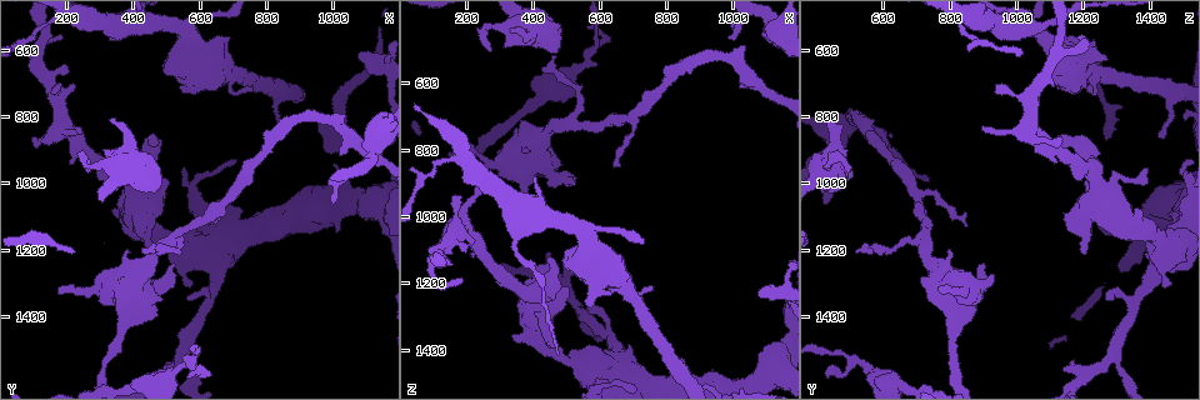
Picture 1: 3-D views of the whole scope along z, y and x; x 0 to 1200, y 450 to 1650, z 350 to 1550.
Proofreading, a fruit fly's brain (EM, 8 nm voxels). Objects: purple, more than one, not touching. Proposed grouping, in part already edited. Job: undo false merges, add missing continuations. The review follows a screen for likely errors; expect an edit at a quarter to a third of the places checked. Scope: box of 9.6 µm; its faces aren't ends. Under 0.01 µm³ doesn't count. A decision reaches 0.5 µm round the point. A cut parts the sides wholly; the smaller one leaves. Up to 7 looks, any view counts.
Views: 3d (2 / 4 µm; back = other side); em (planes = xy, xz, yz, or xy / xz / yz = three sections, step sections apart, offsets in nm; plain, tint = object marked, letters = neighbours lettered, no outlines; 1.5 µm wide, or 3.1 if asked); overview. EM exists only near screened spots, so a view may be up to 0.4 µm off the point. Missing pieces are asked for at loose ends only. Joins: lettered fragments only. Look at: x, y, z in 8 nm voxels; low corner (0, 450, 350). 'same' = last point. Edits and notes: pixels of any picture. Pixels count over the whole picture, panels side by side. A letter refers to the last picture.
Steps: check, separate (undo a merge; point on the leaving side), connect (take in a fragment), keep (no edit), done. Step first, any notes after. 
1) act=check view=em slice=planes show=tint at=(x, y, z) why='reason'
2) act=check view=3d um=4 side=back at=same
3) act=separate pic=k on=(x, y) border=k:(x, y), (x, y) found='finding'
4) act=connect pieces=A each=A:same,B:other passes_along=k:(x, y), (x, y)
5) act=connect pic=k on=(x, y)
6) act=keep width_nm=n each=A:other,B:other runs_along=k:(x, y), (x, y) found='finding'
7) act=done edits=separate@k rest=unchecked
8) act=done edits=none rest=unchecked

act=check view=em slice=yz step=4 show=letters at=(500, 1550, 1140) why='branch stops here'

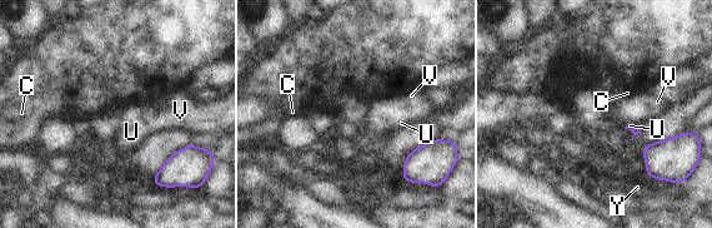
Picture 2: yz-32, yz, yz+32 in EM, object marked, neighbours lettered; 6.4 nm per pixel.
act=check view=em slice=planes show=letters at=same why='another direction'

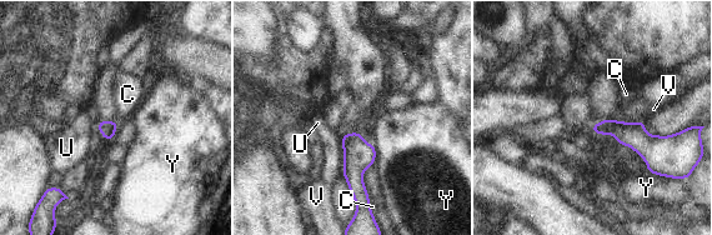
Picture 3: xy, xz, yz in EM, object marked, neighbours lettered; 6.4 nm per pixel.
act=keep each=C:other,U:other,V:other,Y:other runs_along=3:(595, 129), (663, 140) found='none of them fits'

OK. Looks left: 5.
act=check view=em slice=planes show=tint at=(840, 870, 1430) why='branch stops here'

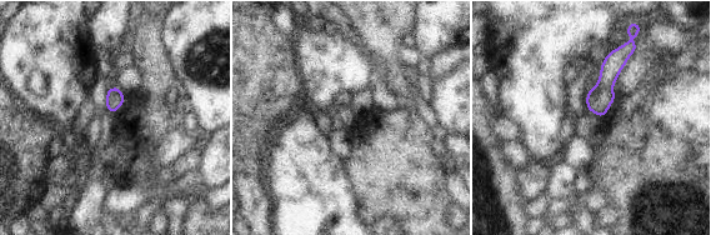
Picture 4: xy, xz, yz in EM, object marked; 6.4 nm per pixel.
act=check view=em slice=planes show=letters at=same

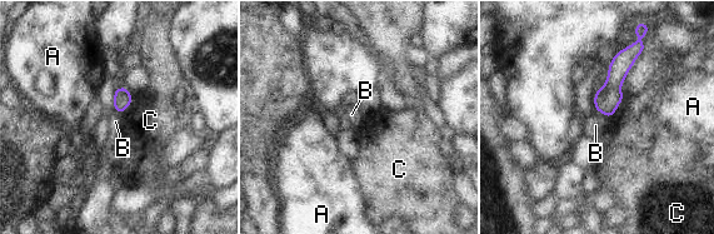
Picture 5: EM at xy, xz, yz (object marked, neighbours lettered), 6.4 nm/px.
act=keep each=A:other,B:other,C:other border=5:(595, 109), (608, 118) found='none of them fits'

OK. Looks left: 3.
act=check view=em slice=xy step=8 show=letters at=(330, 820, 440) why='free end'

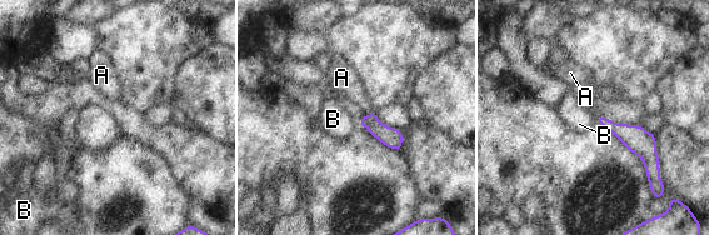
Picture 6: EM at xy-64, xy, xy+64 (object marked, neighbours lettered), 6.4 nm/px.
act=check view=em slice=planes show=letters at=same why='another direction'

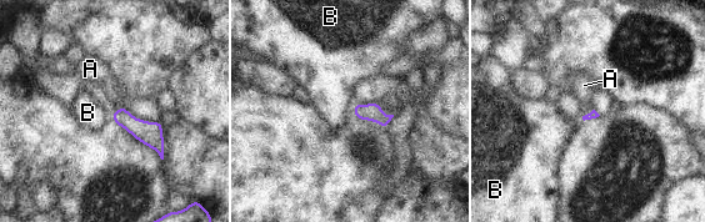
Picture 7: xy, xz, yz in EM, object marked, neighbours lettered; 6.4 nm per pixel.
act=connect pieces=A each=A:same,B:other passes_along=7:(149, 134), (119, 109), (100, 75) found='it goes on there'

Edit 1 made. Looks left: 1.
act=done edits=connect@7 rest=unchecked

